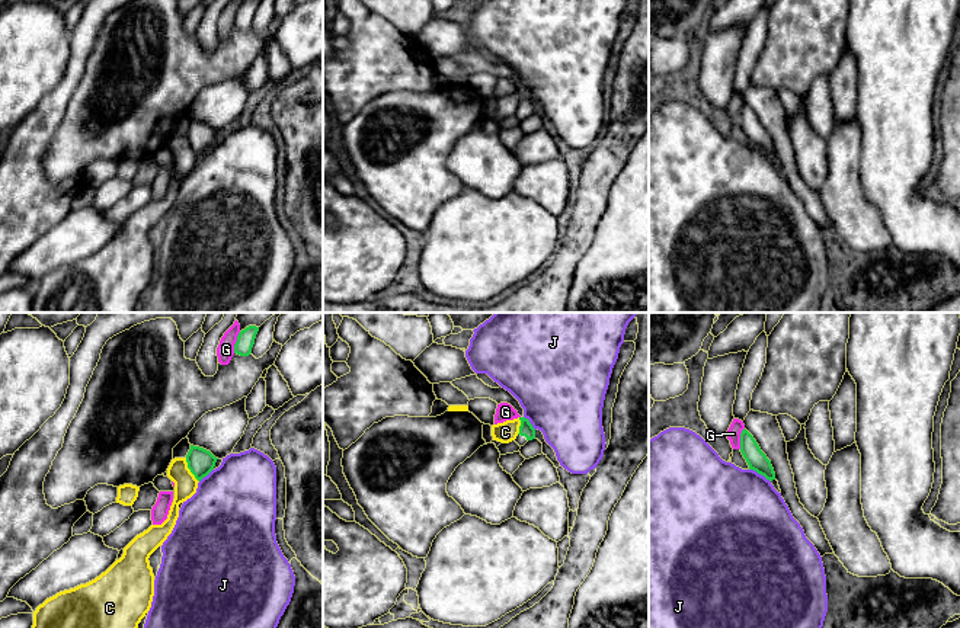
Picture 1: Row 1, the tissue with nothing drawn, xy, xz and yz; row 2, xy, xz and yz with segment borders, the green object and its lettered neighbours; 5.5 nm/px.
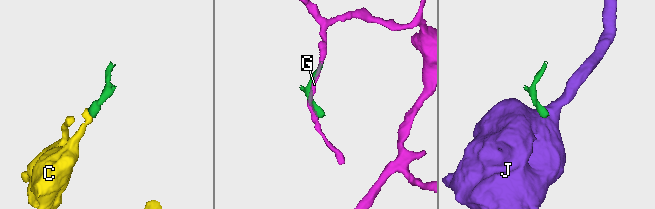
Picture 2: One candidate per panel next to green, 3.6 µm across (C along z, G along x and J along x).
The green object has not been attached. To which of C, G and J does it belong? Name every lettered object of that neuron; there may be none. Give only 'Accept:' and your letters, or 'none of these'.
Accept: none of these

